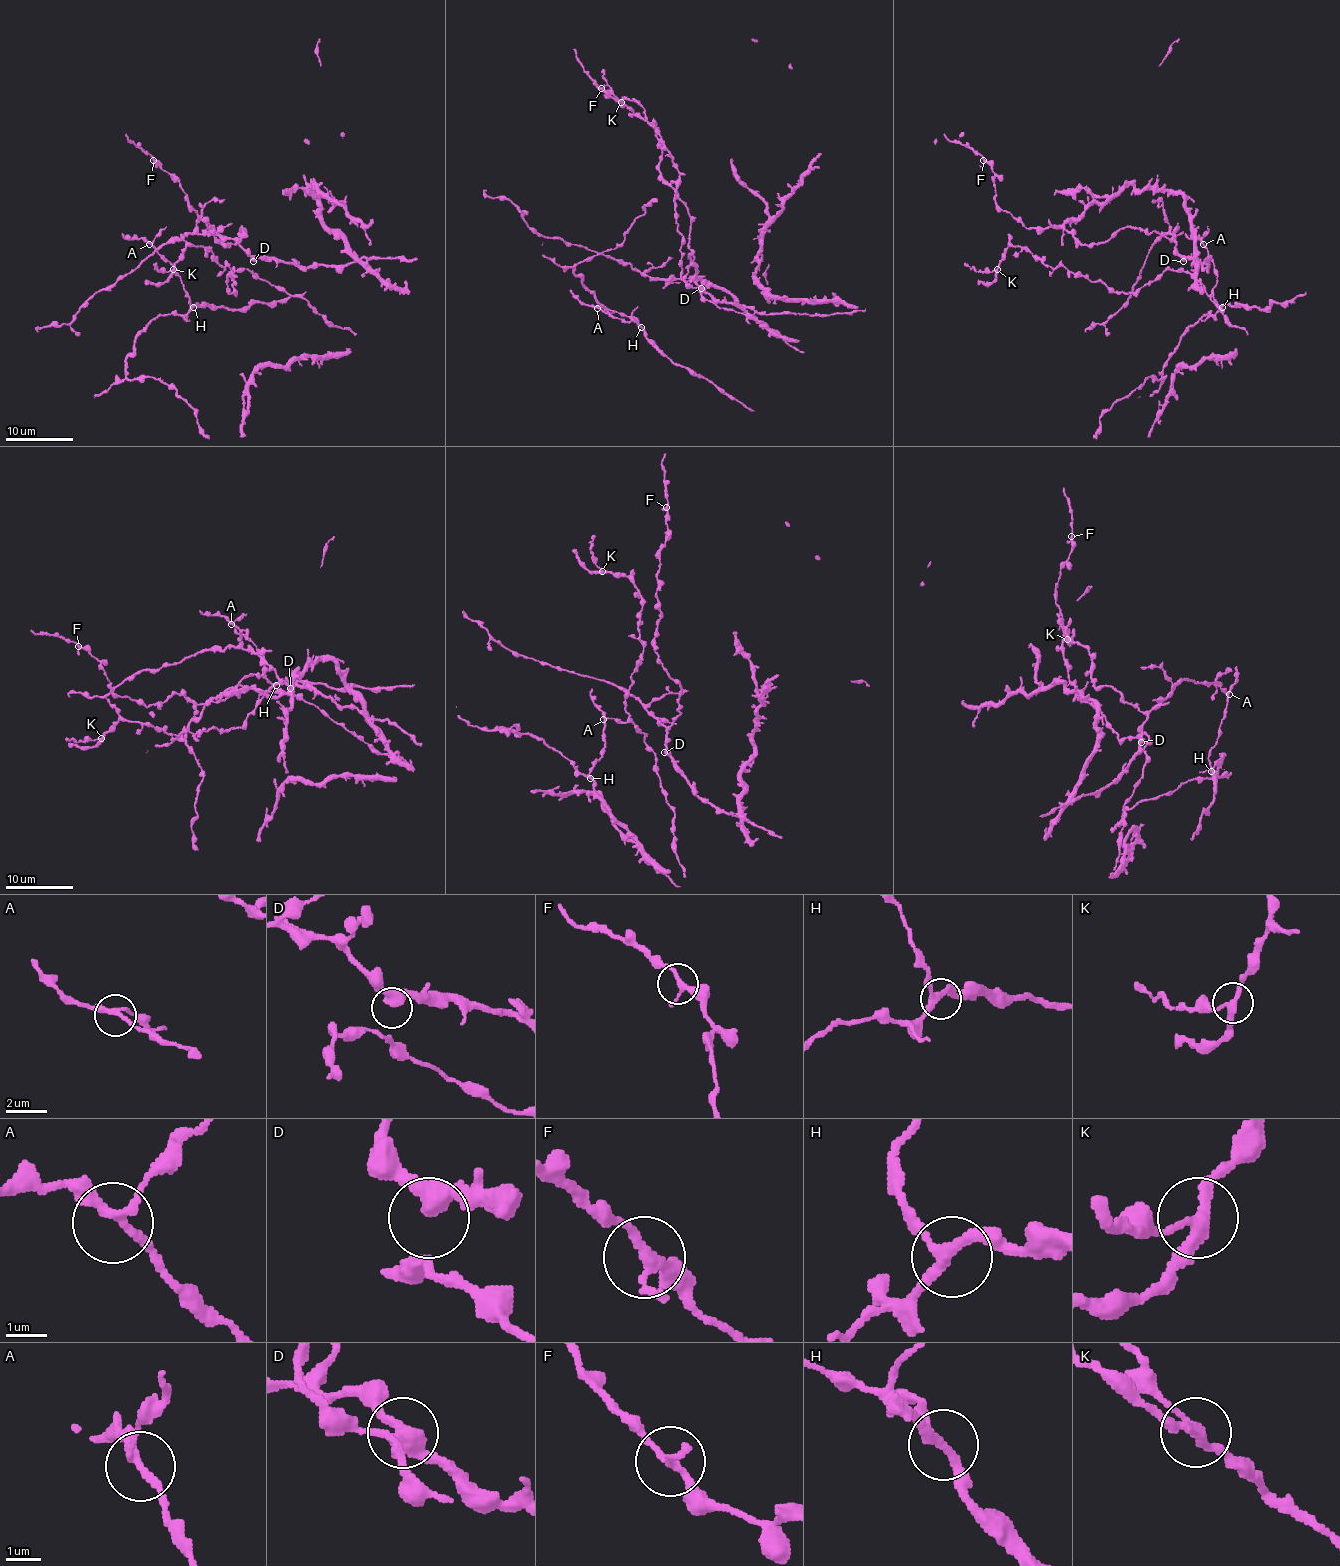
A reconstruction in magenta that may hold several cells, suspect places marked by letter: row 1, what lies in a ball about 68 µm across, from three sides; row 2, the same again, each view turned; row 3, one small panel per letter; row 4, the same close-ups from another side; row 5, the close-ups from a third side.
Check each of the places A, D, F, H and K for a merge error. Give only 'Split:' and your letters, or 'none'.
Split: none

